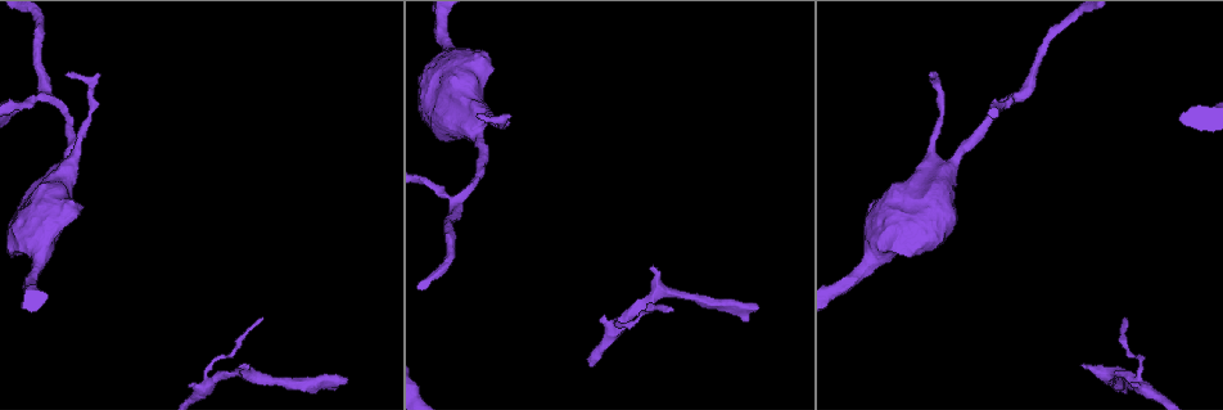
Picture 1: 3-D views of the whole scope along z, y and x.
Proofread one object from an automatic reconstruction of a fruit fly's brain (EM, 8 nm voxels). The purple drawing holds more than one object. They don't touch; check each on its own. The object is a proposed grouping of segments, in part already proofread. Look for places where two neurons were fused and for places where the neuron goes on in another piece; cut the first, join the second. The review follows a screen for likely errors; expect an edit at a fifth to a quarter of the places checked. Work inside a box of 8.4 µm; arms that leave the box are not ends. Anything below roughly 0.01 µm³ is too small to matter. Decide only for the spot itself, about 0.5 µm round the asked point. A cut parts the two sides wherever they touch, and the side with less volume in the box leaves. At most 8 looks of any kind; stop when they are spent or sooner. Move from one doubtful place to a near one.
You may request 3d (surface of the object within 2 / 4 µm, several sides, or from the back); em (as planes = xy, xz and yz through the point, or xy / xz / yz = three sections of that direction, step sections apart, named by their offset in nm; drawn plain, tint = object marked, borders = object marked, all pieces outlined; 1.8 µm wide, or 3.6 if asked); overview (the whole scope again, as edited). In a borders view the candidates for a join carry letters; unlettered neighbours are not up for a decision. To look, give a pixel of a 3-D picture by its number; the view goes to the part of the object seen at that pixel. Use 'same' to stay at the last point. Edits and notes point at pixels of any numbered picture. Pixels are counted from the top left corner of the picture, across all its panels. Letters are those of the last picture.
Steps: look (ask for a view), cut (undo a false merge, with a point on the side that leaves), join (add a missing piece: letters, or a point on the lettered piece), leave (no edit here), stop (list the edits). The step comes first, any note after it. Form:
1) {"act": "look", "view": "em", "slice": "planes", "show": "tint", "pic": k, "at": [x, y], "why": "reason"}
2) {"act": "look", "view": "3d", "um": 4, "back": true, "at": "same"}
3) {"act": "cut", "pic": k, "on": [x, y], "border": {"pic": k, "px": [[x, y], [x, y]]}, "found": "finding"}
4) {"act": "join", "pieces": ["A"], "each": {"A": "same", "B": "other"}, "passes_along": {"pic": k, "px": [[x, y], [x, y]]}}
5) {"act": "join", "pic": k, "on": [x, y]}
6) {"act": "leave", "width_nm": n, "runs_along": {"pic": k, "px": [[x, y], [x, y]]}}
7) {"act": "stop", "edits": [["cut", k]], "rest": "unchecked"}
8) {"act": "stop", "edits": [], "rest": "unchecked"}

{"act": "look", "view": "3d", "um": 4, "pic": 1, "at": [240, 367], "why": "free end"}

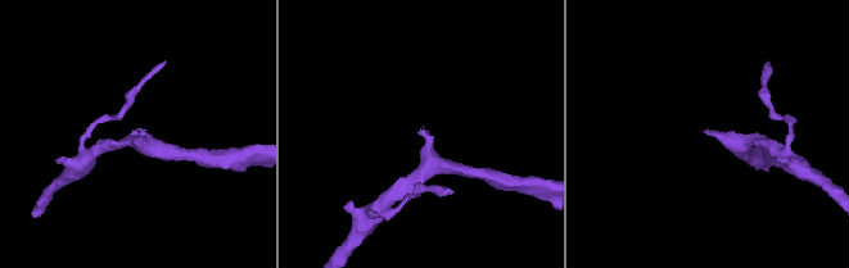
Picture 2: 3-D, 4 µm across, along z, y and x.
{"act": "look", "view": "em", "slice": "planes", "show": "borders", "pic": 2, "at": [136, 132], "why": "shape alone is not enough"}

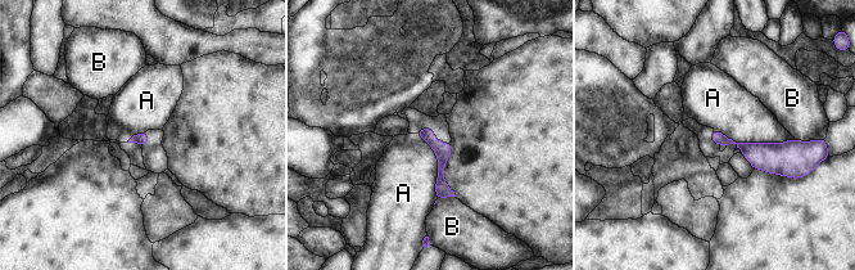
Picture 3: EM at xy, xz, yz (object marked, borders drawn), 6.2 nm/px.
{"act": "leave", "longest_contact_nm": ["A", 500], "each": {"A": "other", "B": "other"}, "border": {"pic": 3, "px": [[713, 127], [736, 142], [794, 138]]}, "found": "no lettered piece goes on from it"}

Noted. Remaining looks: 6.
{"act": "look", "view": "3d", "um": 4, "pic": 1, "at": [346, 382], "why": "an open end"}

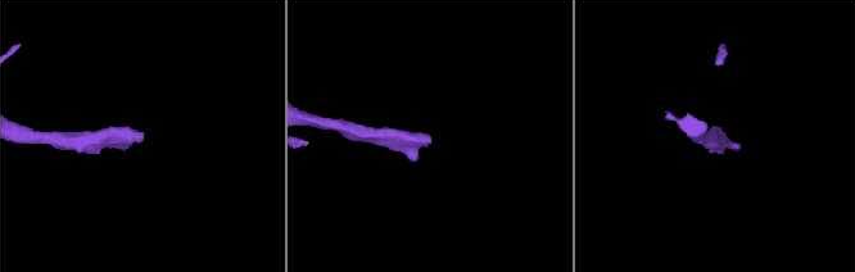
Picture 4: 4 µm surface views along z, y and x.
{"act": "look", "view": "em", "slice": "xz", "step": 16, "show": "borders", "pic": 4, "at": [142, 138]}

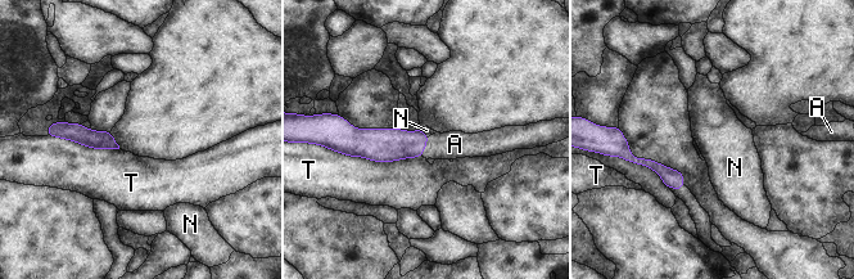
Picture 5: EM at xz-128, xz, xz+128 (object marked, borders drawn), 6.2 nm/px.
{"act": "look", "view": "em", "slice": "planes", "show": "borders", "at": "same"}

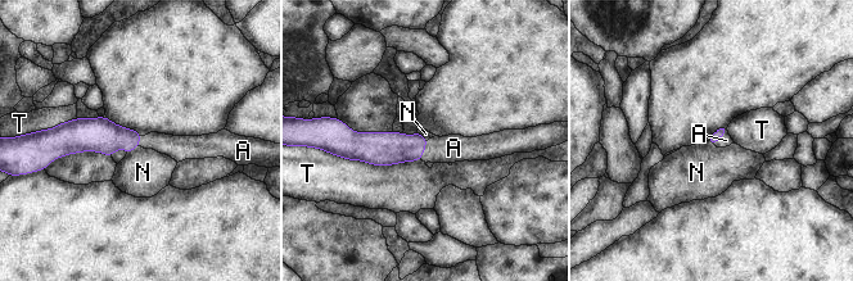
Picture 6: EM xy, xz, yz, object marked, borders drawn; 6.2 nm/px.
{"act": "join", "pieces": ["A"], "each": {"A": "same", "N": "other", "T": "other"}, "found": "the neuron continues"}

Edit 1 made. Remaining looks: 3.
{"act": "look", "view": "em", "slice": "planes", "show": "tint", "pic": 1, "at": [1015, 95], "why": "branch point"}

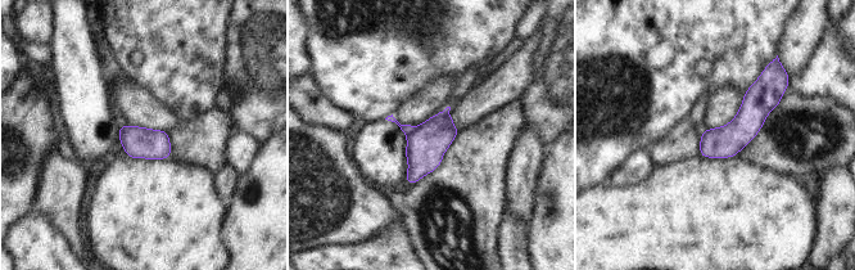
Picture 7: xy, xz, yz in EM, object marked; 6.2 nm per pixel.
{"act": "look", "view": "em", "slice": "planes", "show": "borders", "at": "same"}

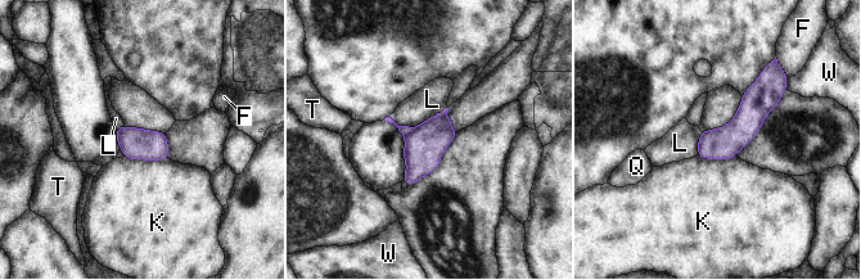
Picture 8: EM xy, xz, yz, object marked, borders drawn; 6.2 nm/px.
{"act": "cut", "pic": 8, "on": [405, 130], "width_nm": 190, "each": {"F": "other", "K": "other", "L": "other", "Q": "other", "T": "other", "W": "other"}, "border": {"pic": 8, "px": [[413, 129], [404, 136]]}, "found": "a second neuron is stuck on"}

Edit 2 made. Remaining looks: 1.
{"act": "stop", "edits": [["join", 6], ["cut", 8]], "rest": "unchecked"}

